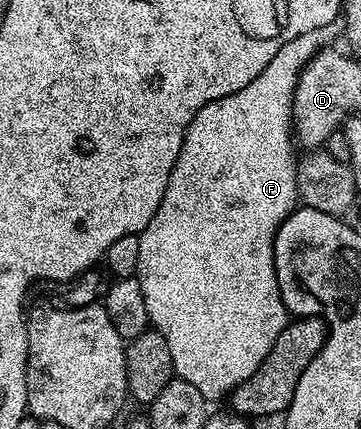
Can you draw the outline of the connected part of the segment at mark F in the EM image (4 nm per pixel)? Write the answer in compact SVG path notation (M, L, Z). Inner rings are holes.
M339 20L326 23L324 27L318 27L314 31L306 31L302 35L295 37L290 43L286 43L266 63L262 75L257 75L255 79L250 79L242 91L234 91L234 95L226 95L222 99L214 99L206 103L194 115L194 119L188 124L188 130L184 132L184 142L182 151L178 151L178 159L172 168L170 179L166 183L166 191L162 195L162 203L158 203L158 211L154 211L154 219L146 223L146 227L138 235L138 267L136 268L136 280L142 287L142 299L146 299L146 311L153 330L161 333L166 339L166 346L170 349L170 356L173 360L173 371L175 376L181 381L191 383L202 391L204 400L215 403L219 397L227 398L233 389L250 379L258 367L262 367L262 359L270 355L270 347L274 347L274 339L282 335L282 331L288 326L290 314L282 303L282 295L278 287L276 278L276 268L274 267L274 239L278 227L297 208L298 198L296 195L296 167L297 162L292 161L292 149L294 150L294 137L292 134L292 99L296 90L298 75L304 69L304 65L315 53L321 49L331 46L332 41L342 33L342 25Z

